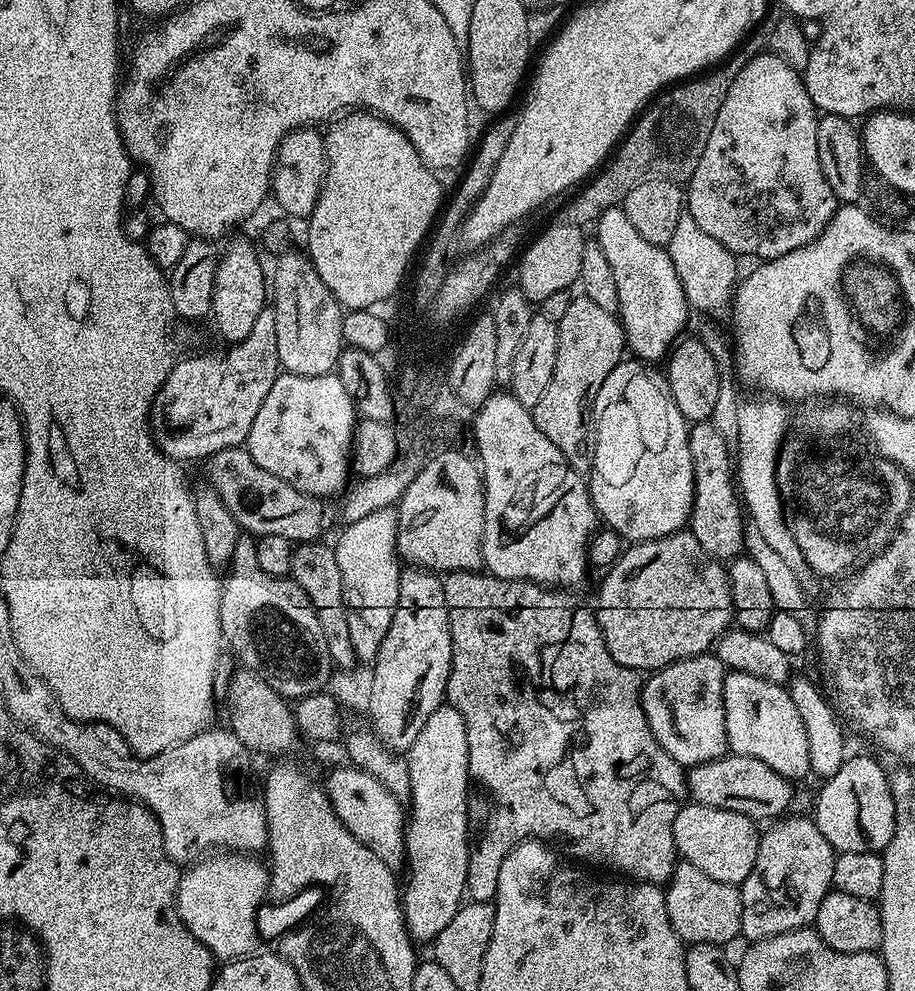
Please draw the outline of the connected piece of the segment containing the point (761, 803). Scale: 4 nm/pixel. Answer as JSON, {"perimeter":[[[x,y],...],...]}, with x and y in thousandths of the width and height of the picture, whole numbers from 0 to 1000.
{"perimeter":[[[797,761],[770,771],[758,771],[751,776],[753,804],[762,811],[780,813],[785,817],[802,817],[827,829],[847,828],[862,818],[868,798],[867,788],[850,777],[842,777],[828,765]]]}

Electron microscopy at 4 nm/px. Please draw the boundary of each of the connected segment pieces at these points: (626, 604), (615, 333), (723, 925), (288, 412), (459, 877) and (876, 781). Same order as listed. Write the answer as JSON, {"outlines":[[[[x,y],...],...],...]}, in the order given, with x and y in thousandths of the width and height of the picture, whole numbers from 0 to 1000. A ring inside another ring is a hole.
{"outlines":[[[[744,535],[731,541],[715,543],[714,545],[701,545],[692,548],[690,551],[683,552],[675,564],[670,567],[669,572],[659,578],[659,581],[660,586],[657,587],[656,598],[651,601],[649,617],[651,619],[651,626],[656,629],[658,644],[662,648],[662,656],[667,656],[671,668],[690,674],[696,679],[711,680],[717,675],[727,674],[742,666],[753,666],[760,662],[770,661],[781,651],[783,647],[792,638],[797,637],[798,631],[801,629],[800,600],[798,599],[798,587],[796,586],[792,570],[784,565],[781,561],[777,561],[772,555],[767,555],[763,543],[758,543],[758,539],[754,535]]],[[[637,297],[619,309],[619,317],[608,328],[610,333],[610,361],[605,378],[601,380],[592,402],[579,413],[584,426],[619,462],[628,476],[646,477],[649,429],[647,409],[658,394],[658,385],[684,359],[682,331],[674,316],[663,315]]],[[[751,870],[739,873],[739,879],[734,881],[732,891],[726,900],[726,913],[732,922],[732,934],[743,943],[749,954],[757,953],[781,953],[784,955],[796,955],[800,948],[809,945],[811,934],[811,906],[805,893],[784,890],[776,886],[776,882],[767,882],[763,874]]],[[[310,375],[303,379],[299,390],[295,390],[295,398],[291,398],[291,406],[282,413],[278,421],[278,430],[273,430],[273,438],[269,453],[277,460],[278,466],[293,474],[303,482],[321,490],[330,498],[351,503],[370,502],[381,491],[383,457],[385,442],[389,439],[391,417],[385,407],[378,390],[374,390],[370,378],[331,379]]],[[[486,708],[481,711],[466,733],[461,733],[457,745],[452,745],[452,753],[445,759],[444,766],[448,777],[448,793],[450,806],[448,822],[444,827],[442,842],[442,859],[444,861],[444,881],[446,889],[439,892],[439,911],[442,914],[442,932],[451,950],[475,950],[477,945],[487,938],[487,930],[496,926],[511,896],[511,750],[509,749],[509,729],[505,720]]],[[[928,762],[916,781],[904,784],[892,800],[890,826],[898,846],[919,860],[960,860],[977,846],[979,818],[972,780],[949,763]]]]}

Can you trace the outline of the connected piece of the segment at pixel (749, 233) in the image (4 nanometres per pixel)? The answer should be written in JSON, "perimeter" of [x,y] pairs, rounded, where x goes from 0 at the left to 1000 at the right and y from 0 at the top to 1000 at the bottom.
{"perimeter":[[[839,50],[832,57],[820,58],[814,63],[813,70],[801,76],[798,91],[789,103],[789,111],[785,111],[785,119],[780,119],[780,131],[776,131],[776,139],[772,143],[767,159],[764,160],[757,178],[750,185],[751,217],[756,218],[758,224],[763,224],[763,228],[767,228],[767,232],[772,232],[772,236],[776,236],[776,240],[789,244],[789,248],[793,248],[793,252],[798,252],[805,260],[831,258],[826,260],[832,263],[845,262],[846,260],[855,260],[855,256],[863,256],[863,252],[872,252],[884,246],[905,227],[916,209],[911,192],[907,192],[907,184],[903,184],[903,176],[898,176],[898,163],[894,163],[893,120],[892,104],[885,99],[879,86],[879,78],[873,72],[866,69],[851,54],[845,54]]]}

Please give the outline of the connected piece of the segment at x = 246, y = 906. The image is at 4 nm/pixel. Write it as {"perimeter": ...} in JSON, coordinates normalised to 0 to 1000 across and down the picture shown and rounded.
{"perimeter":[[[275,862],[228,863],[226,866],[220,867],[217,870],[211,871],[209,875],[198,883],[197,892],[192,896],[192,921],[197,923],[198,930],[208,938],[208,942],[212,942],[212,947],[216,947],[216,951],[221,951],[228,959],[231,959],[233,966],[240,968],[242,965],[242,970],[245,971],[259,968],[263,965],[273,965],[281,960],[280,951],[282,952],[282,943],[279,934],[279,924],[285,912],[290,911],[292,904],[289,903],[293,900],[293,892],[295,893],[295,880],[290,873],[287,876],[287,874],[280,868],[283,867]]]}

